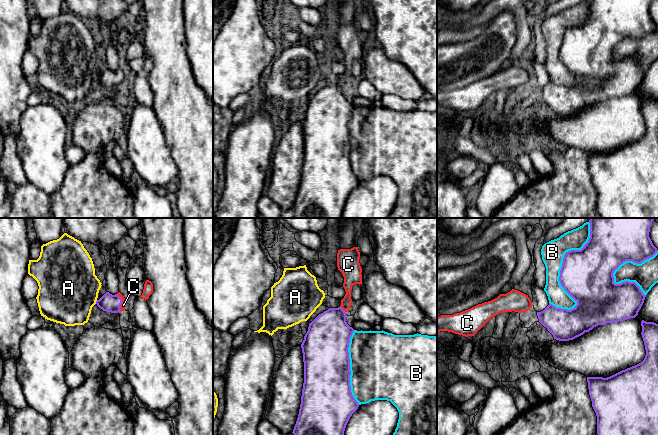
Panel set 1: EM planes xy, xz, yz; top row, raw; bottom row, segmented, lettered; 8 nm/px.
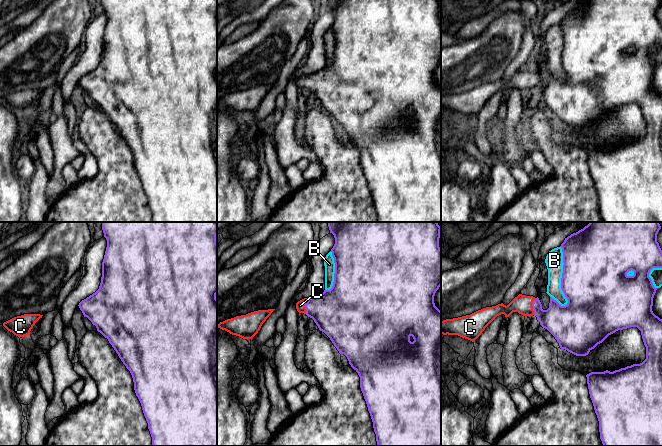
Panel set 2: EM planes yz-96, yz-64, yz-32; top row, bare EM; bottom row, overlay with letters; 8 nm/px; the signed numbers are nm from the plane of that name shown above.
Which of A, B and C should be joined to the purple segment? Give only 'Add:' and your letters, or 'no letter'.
Add: C

